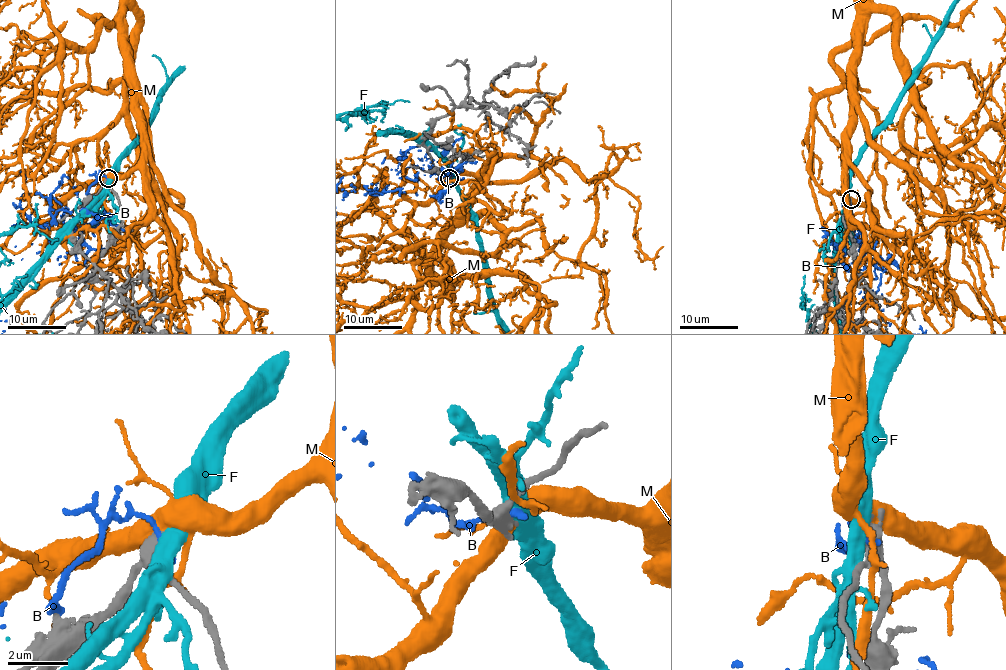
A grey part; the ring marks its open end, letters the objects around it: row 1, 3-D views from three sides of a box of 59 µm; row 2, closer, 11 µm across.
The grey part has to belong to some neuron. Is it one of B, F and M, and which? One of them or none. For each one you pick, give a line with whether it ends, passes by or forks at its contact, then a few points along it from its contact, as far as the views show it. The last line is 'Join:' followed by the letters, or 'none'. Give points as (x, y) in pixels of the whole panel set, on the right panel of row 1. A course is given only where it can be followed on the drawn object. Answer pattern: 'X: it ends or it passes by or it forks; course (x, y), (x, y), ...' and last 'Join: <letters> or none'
Join: none

